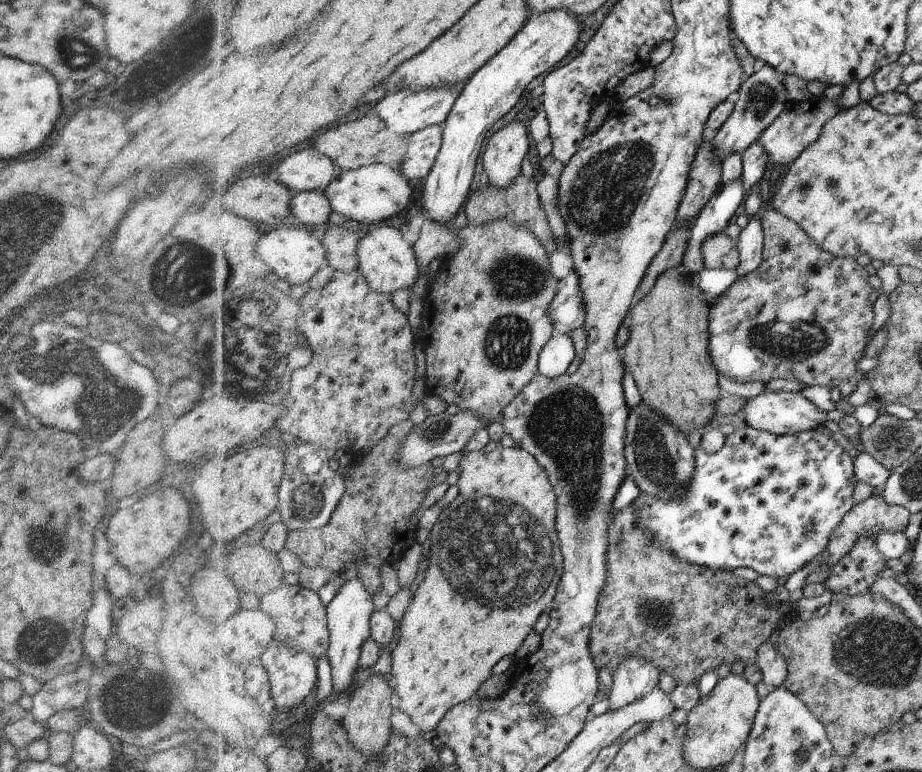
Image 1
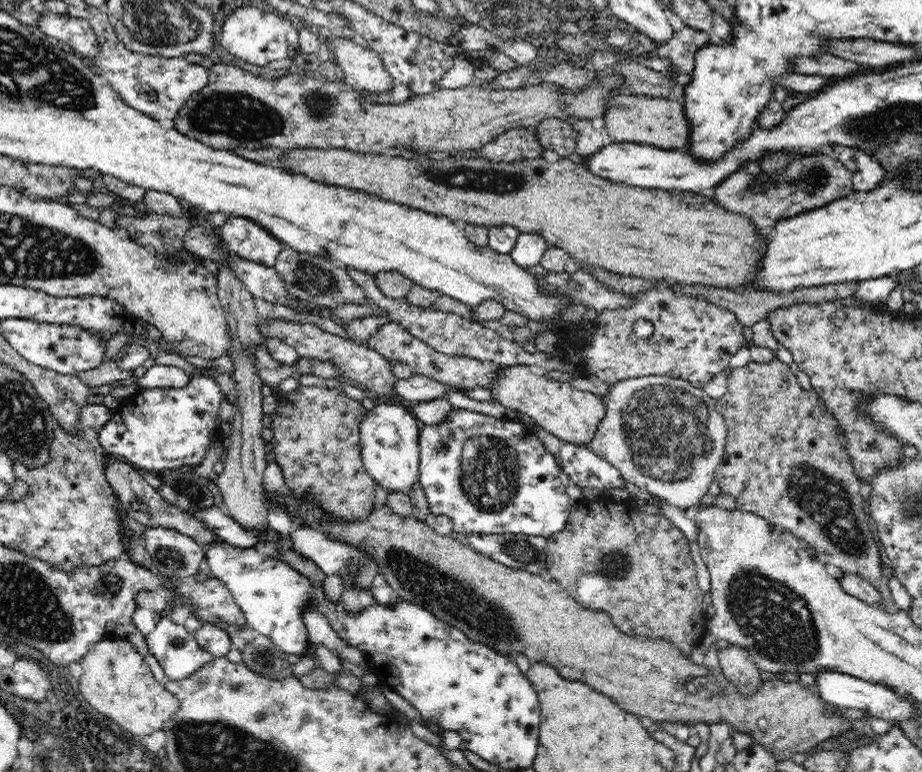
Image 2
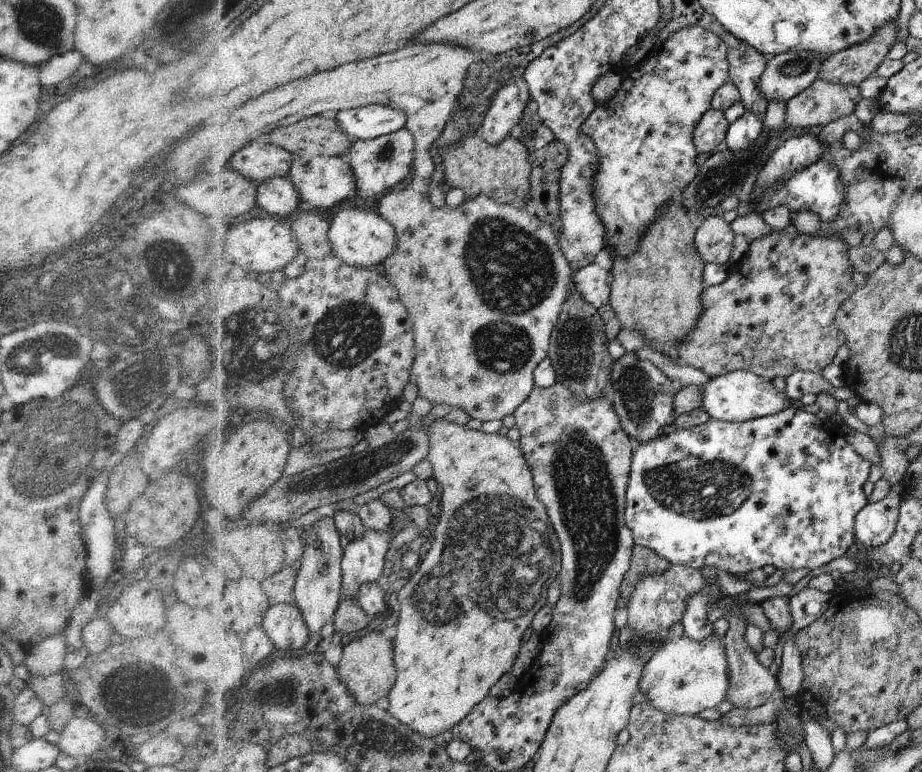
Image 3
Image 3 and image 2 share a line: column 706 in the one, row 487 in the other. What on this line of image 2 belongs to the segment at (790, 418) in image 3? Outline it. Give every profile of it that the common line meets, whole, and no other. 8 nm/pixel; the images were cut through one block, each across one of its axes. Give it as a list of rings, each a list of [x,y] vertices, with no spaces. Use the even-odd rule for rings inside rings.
[[[453,408],[450,416],[437,425],[425,425],[419,434],[419,449],[420,449],[420,462],[419,462],[419,483],[423,488],[425,497],[429,502],[430,512],[436,516],[444,514],[452,520],[453,532],[460,532],[460,534],[508,534],[512,533],[517,536],[537,536],[544,537],[545,539],[564,530],[566,522],[570,516],[570,498],[566,493],[566,487],[562,480],[558,477],[562,467],[559,464],[558,457],[552,455],[545,447],[544,444],[538,439],[533,430],[518,420],[499,419],[480,412],[472,412],[472,410],[456,410]]]

